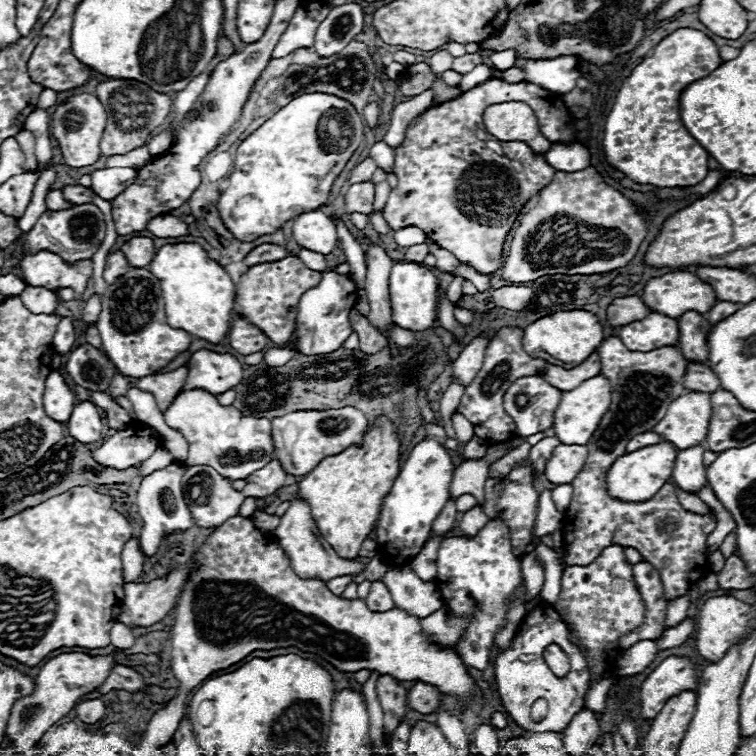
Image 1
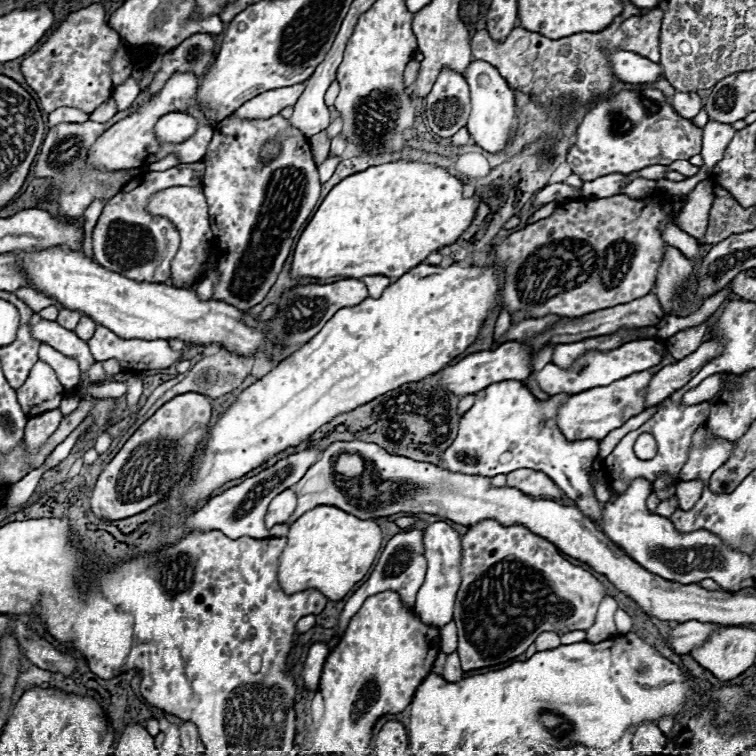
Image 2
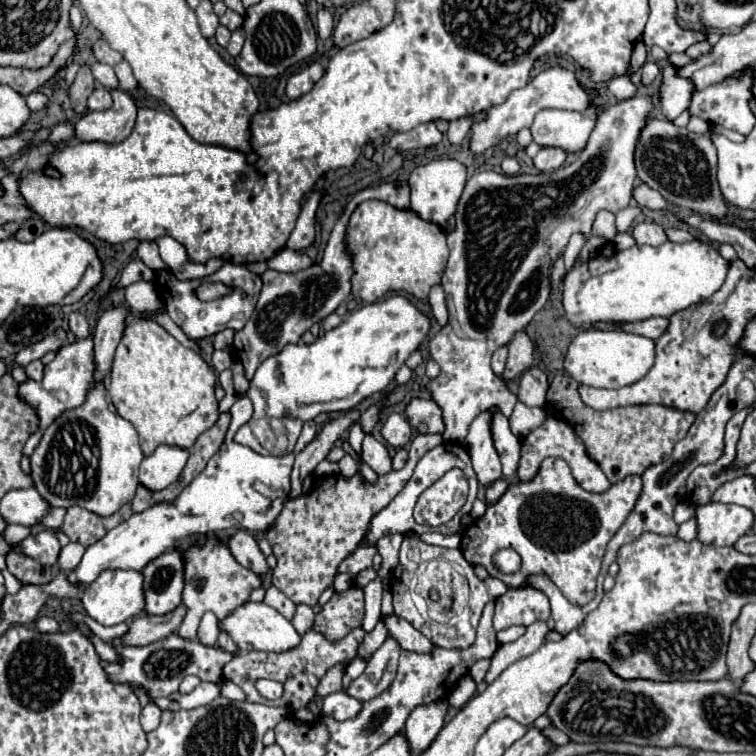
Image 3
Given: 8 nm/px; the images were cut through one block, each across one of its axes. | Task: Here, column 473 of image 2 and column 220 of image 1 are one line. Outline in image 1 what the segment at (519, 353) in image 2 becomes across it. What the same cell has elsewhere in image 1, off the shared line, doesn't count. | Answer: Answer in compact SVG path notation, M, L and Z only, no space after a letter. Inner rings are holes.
M198 350L190 356L190 360L186 362L186 368L188 368L188 378L186 378L184 386L180 388L178 396L182 392L194 390L194 388L202 388L206 392L222 394L222 392L234 388L236 384L240 384L240 380L242 380L242 366L232 354L218 354L218 352L210 352L210 350Z

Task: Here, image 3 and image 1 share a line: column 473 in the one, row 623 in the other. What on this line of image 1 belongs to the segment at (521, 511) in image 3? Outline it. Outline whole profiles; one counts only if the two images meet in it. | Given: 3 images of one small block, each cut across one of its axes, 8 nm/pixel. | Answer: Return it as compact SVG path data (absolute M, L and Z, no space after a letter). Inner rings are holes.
M548 602L538 604L522 620L520 632L514 636L510 650L498 652L494 660L494 672L496 672L496 684L504 708L508 710L512 720L524 730L560 732L570 724L570 720L580 710L584 710L584 696L588 692L588 682L590 682L588 666L580 650L568 640L566 624ZM550 644L558 644L570 658L570 672L564 678L556 678L542 656L544 648Z

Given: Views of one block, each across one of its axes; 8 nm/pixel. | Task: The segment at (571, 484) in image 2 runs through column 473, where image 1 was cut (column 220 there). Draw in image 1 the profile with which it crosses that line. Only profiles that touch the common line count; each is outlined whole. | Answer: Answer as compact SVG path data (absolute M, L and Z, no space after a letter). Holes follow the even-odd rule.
M190 390L178 396L164 412L164 418L166 424L178 430L188 442L188 458L184 462L186 466L210 464L210 468L230 480L244 480L274 458L270 420L242 416L234 406L220 406L216 396L204 390Z

